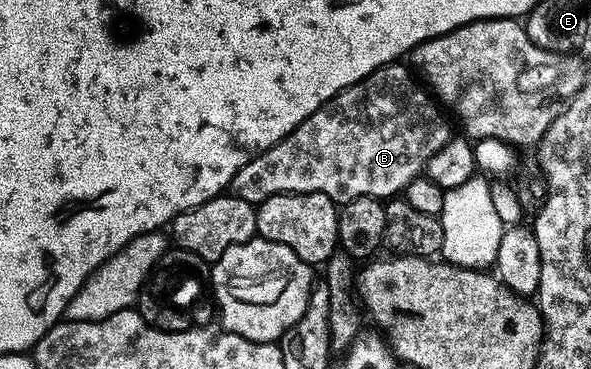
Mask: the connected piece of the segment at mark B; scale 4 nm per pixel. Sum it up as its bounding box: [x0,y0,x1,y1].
[231,64,454,204]

